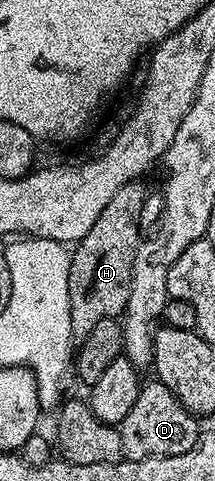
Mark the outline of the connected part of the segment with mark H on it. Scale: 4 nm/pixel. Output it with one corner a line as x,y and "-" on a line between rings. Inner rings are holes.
137,180
119,190
110,204
102,208
98,220
94,220
94,228
71,251
68,295
73,339
85,338
98,320
119,319
128,308
134,256
142,241
140,217
144,214
144,184

